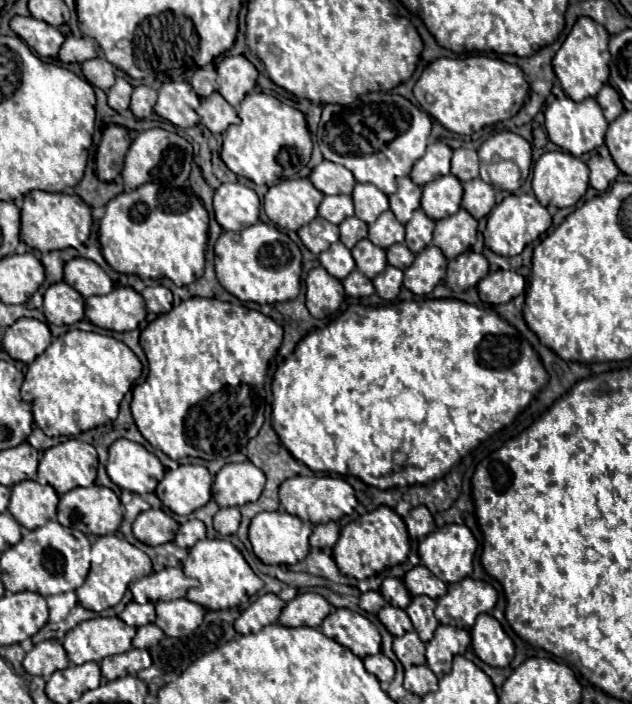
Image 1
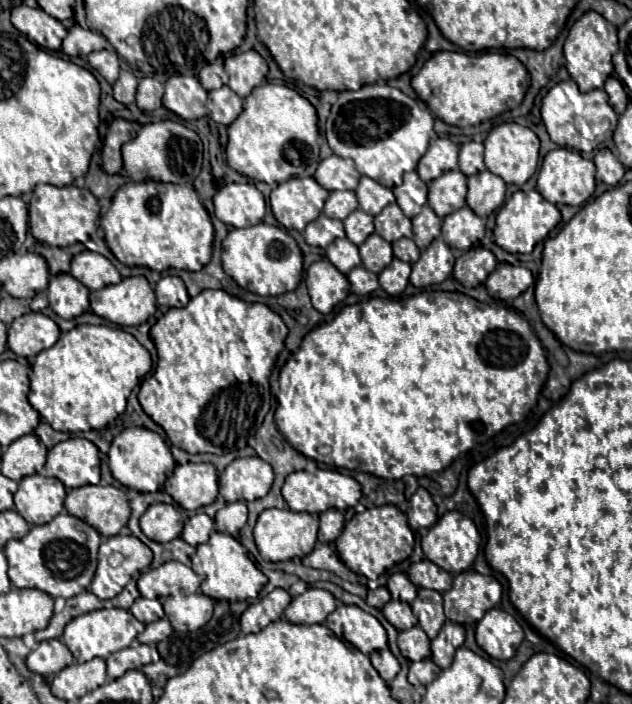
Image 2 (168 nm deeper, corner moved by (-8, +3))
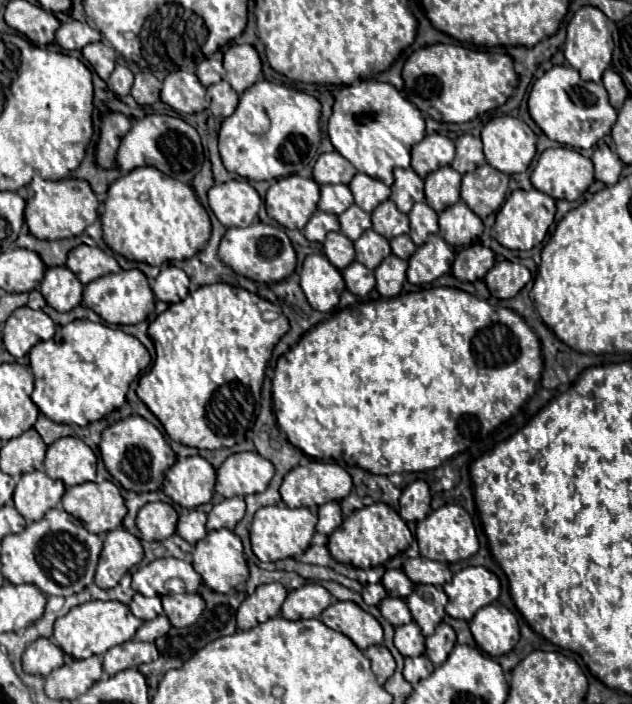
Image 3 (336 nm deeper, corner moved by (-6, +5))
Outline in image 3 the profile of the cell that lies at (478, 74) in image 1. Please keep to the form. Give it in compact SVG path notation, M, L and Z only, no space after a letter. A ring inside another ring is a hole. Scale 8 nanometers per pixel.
M432 44L416 50L404 64L404 92L414 106L438 122L470 122L494 110L512 96L518 86L514 62L508 54L494 50L470 50L454 44Z

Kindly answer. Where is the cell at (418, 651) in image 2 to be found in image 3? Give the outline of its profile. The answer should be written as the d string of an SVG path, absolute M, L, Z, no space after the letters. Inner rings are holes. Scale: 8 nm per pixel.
M416 622L398 626L396 634L394 634L394 646L398 648L398 652L402 656L420 656L420 654L424 654L424 650L426 650L424 640L426 638L424 638L424 634L422 634L422 630L418 628Z

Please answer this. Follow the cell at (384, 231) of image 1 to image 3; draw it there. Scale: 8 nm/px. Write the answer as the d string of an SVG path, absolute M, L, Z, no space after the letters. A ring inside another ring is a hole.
M392 200L382 202L374 212L372 212L372 228L384 236L384 238L394 238L400 234L408 234L408 216L402 214Z

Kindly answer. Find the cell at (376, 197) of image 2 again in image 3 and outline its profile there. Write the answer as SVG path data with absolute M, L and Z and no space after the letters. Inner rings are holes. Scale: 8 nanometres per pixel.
M356 174L348 186L354 194L354 204L364 212L372 212L378 204L390 198L390 188L368 174Z

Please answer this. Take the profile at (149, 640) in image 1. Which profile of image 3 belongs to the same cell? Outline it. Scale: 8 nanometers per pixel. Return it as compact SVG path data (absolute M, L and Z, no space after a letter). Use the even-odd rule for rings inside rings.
M158 616L150 622L144 622L138 632L134 634L134 640L144 640L144 642L154 642L156 638L160 638L162 634L166 634L170 630L170 622L166 616Z

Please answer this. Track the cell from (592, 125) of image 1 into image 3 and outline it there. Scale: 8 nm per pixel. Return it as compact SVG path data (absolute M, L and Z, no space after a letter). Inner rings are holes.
M554 66L534 82L528 98L528 112L550 140L584 150L610 134L610 128L616 122L616 110L610 106L602 84L584 82L570 66Z

